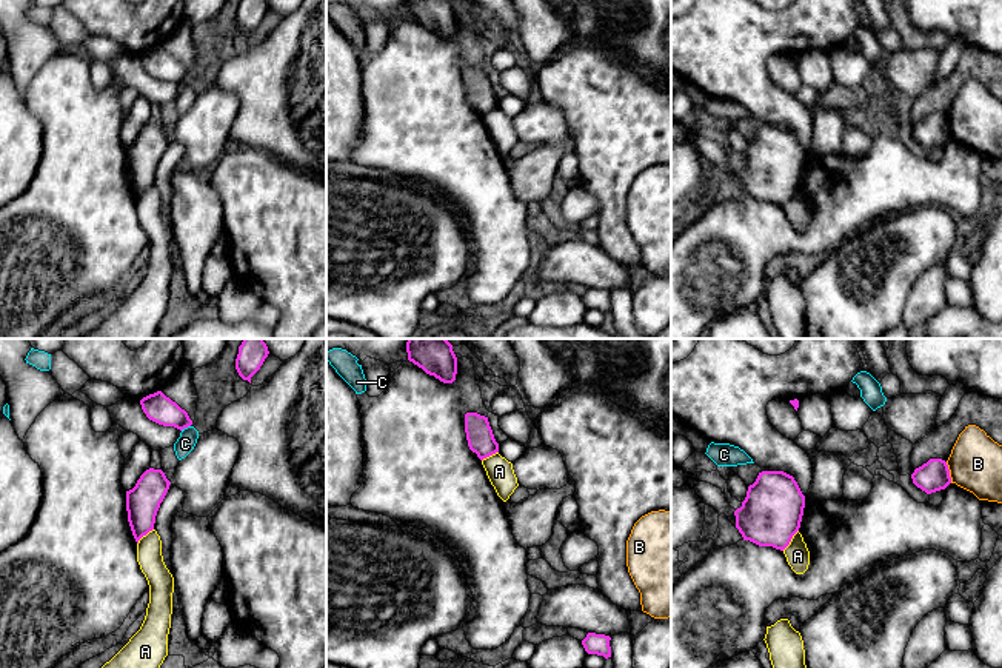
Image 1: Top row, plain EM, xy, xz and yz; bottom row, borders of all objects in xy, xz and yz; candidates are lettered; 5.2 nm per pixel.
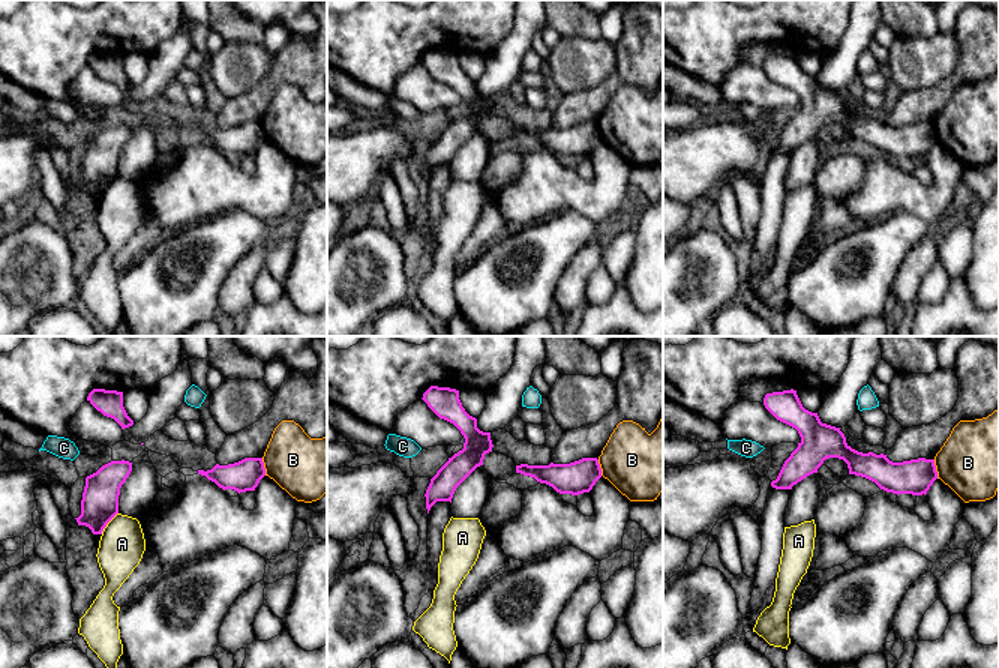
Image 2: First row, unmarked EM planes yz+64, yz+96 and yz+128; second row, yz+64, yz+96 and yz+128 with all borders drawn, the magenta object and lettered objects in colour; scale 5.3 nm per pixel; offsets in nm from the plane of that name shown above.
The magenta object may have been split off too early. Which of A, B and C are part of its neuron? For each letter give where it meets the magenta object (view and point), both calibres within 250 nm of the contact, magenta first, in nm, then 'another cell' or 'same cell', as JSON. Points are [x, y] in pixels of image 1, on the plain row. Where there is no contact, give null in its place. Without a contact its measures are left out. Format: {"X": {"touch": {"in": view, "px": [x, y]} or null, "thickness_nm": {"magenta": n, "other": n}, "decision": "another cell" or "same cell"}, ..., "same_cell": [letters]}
{"A": {"touch": {"in": "yz", "px": [790, 196]}, "thickness_nm": {"magenta": 320, "other": 130}, "decision": "another cell"}, "B": {"touch": {"in": "yz", "px": [948, 128]}, "thickness_nm": {"magenta": 160, "other": 280}, "decision": "another cell"}, "C": {"touch": {"in": "xy", "px": [185, 82]}, "thickness_nm": {"magenta": 150, "other": 100}, "decision": "another cell"}, "same_cell": []}

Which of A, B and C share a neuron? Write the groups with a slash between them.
A / B / C

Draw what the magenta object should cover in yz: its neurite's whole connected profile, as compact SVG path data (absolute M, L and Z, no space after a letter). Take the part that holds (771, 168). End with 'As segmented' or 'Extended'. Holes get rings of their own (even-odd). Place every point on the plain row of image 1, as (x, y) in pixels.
M762 126L734 166L736 183L743 195L783 206L800 183L803 163L805 151L793 131Z. As segmented

